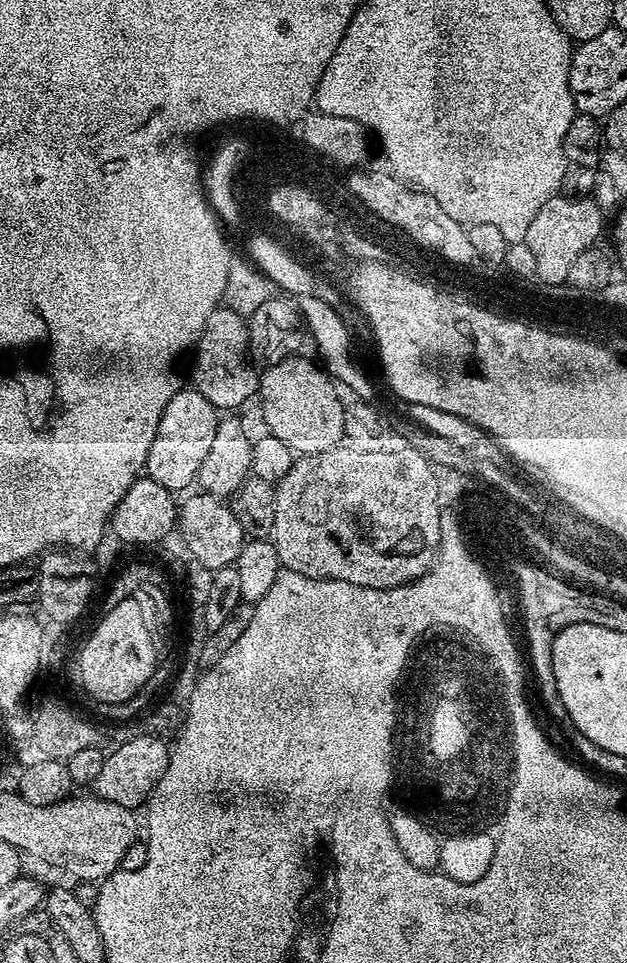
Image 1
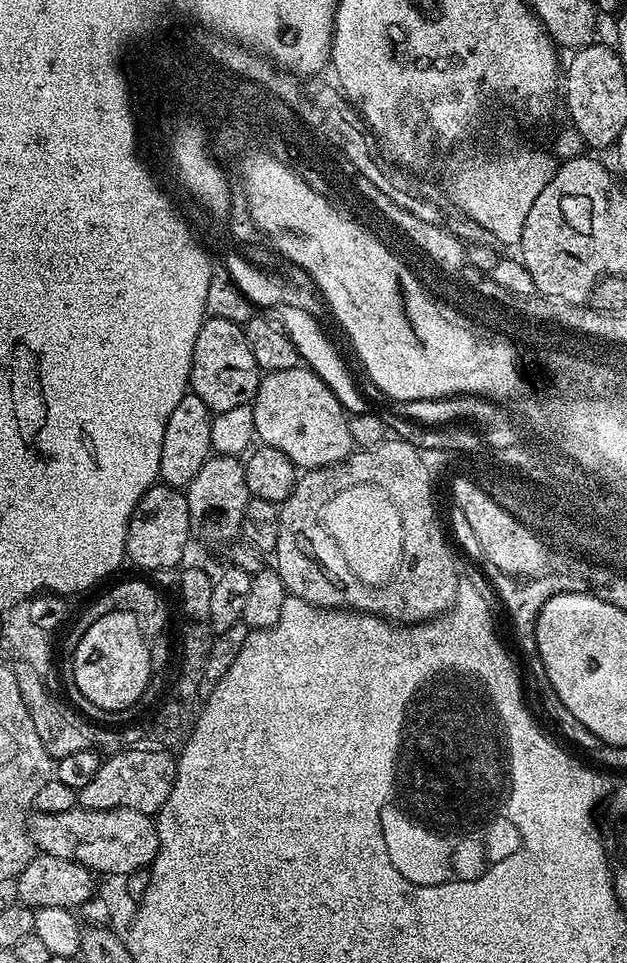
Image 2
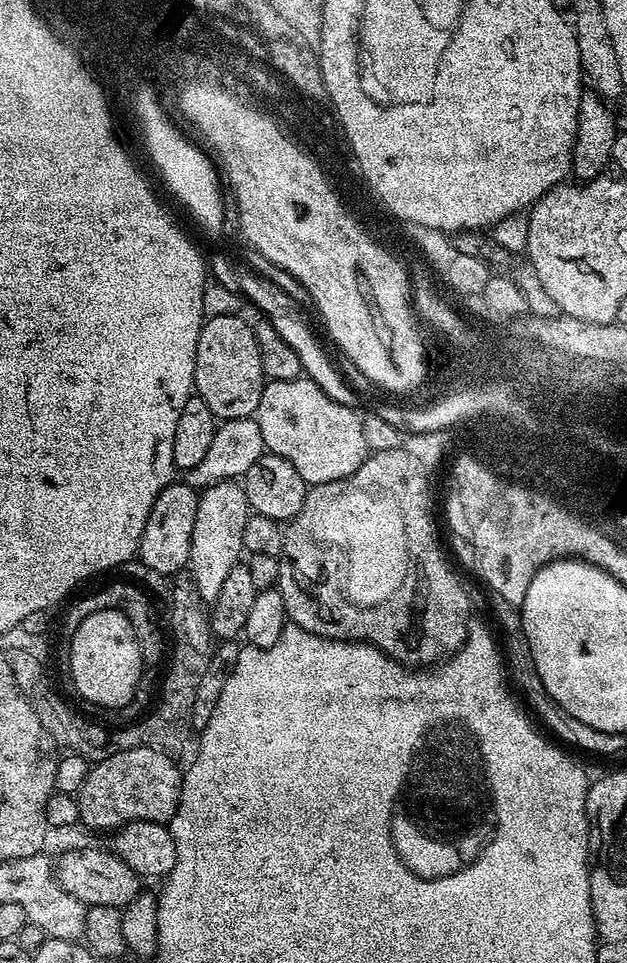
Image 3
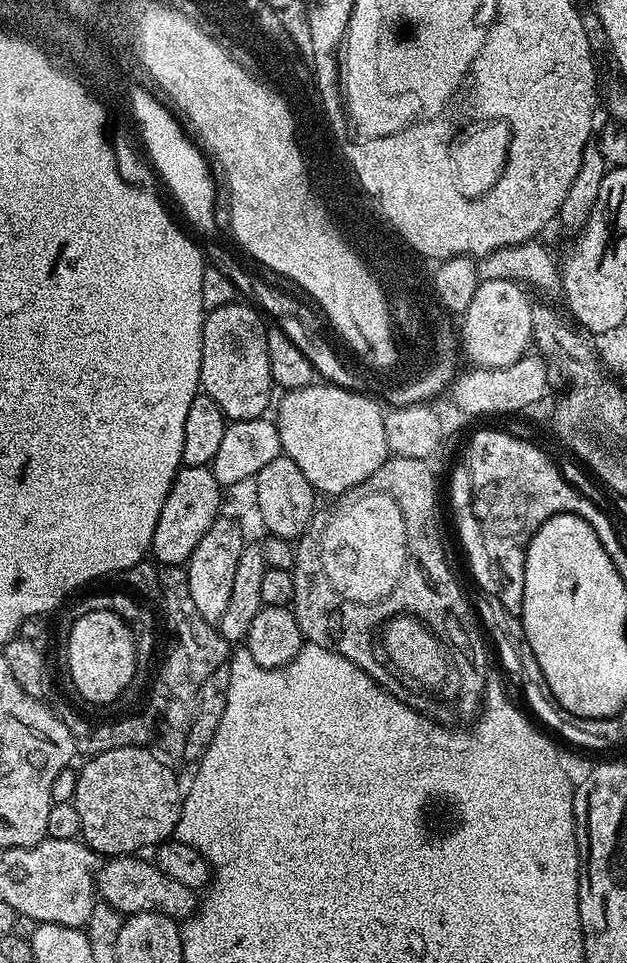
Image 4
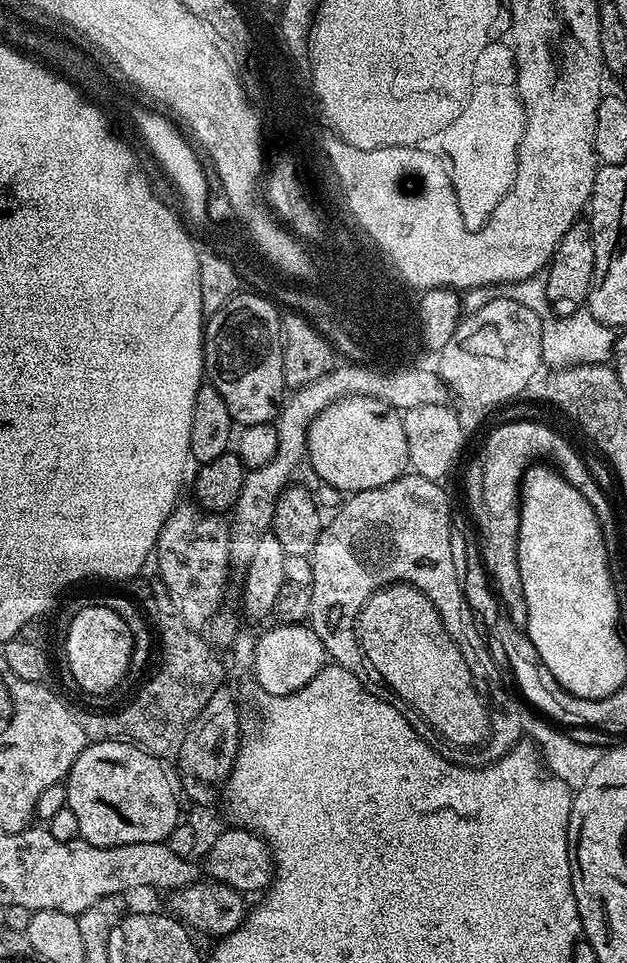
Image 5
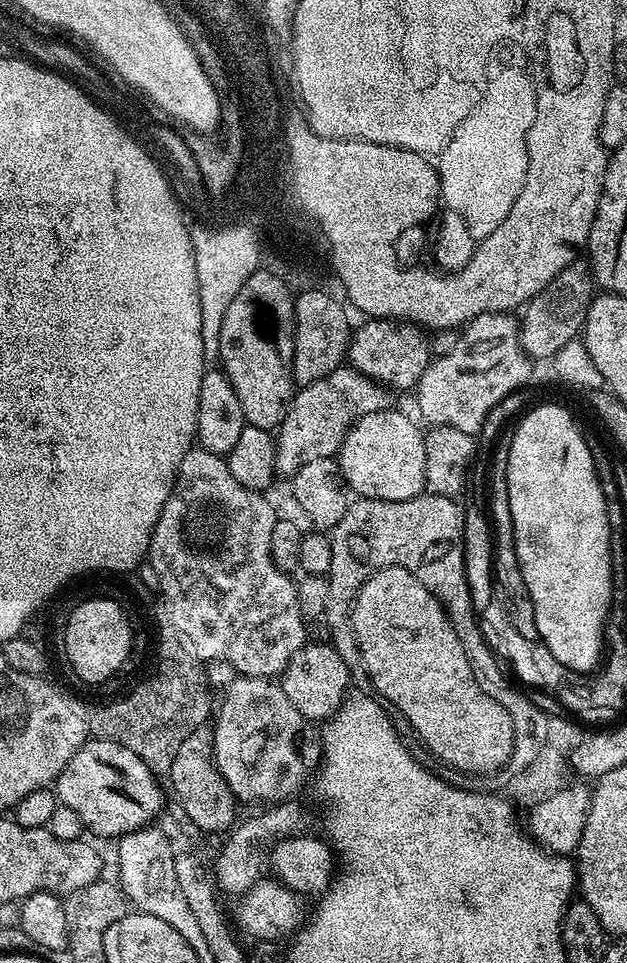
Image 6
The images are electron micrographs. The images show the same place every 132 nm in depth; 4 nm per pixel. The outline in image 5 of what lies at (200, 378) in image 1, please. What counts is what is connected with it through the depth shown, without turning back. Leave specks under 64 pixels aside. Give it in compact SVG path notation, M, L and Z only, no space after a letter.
M241 290L222 306L222 310L211 313L204 325L204 374L207 383L213 384L230 410L232 423L236 426L272 424L280 414L286 399L282 378L282 342L280 341L281 309L267 296Z

